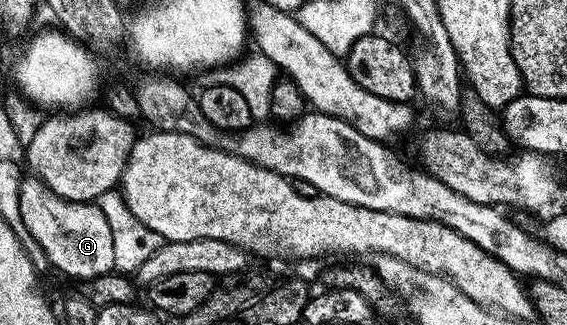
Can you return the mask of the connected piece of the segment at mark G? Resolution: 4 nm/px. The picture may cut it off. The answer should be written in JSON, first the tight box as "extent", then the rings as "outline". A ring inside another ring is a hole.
{"extent":[20,177,114,281],"outline":[[[26,177],[20,185],[20,217],[26,226],[27,236],[35,239],[40,249],[44,249],[55,272],[63,271],[64,274],[78,279],[77,281],[85,281],[114,271],[112,229],[109,228],[104,213],[94,203],[73,203],[52,193],[52,189],[48,189],[48,185],[44,185],[41,179]]]}

